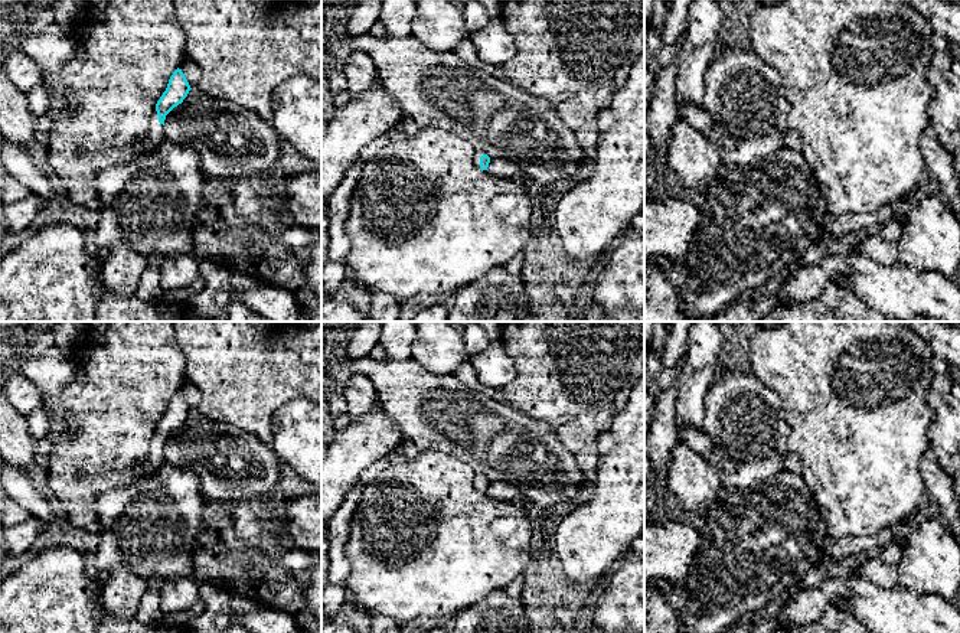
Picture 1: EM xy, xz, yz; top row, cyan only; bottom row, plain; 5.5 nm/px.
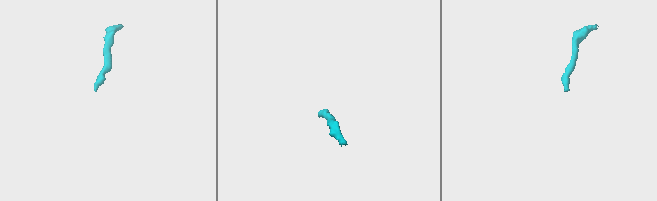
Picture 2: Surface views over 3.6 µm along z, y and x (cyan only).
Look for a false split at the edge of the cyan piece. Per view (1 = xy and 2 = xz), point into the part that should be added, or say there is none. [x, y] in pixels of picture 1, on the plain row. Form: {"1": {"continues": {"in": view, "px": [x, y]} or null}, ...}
{"1": {"continues": {"in": "xy", "px": [156, 456]}}, "2": {"continues": {"in": "xz", "px": [477, 477]}}}

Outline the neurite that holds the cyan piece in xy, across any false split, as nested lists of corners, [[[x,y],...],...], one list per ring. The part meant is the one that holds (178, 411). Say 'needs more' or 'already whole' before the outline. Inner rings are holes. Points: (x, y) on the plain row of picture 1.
needs more | [[[177,391],[170,399],[166,414],[156,427],[156,433],[150,443],[147,460],[134,466],[134,472],[137,474],[144,474],[147,472],[157,470],[164,463],[166,438],[174,430],[183,425],[190,412],[192,411],[185,397],[182,395],[182,392]]]

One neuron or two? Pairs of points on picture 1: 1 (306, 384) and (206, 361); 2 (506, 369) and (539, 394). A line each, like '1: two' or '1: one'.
1: one
2: two

